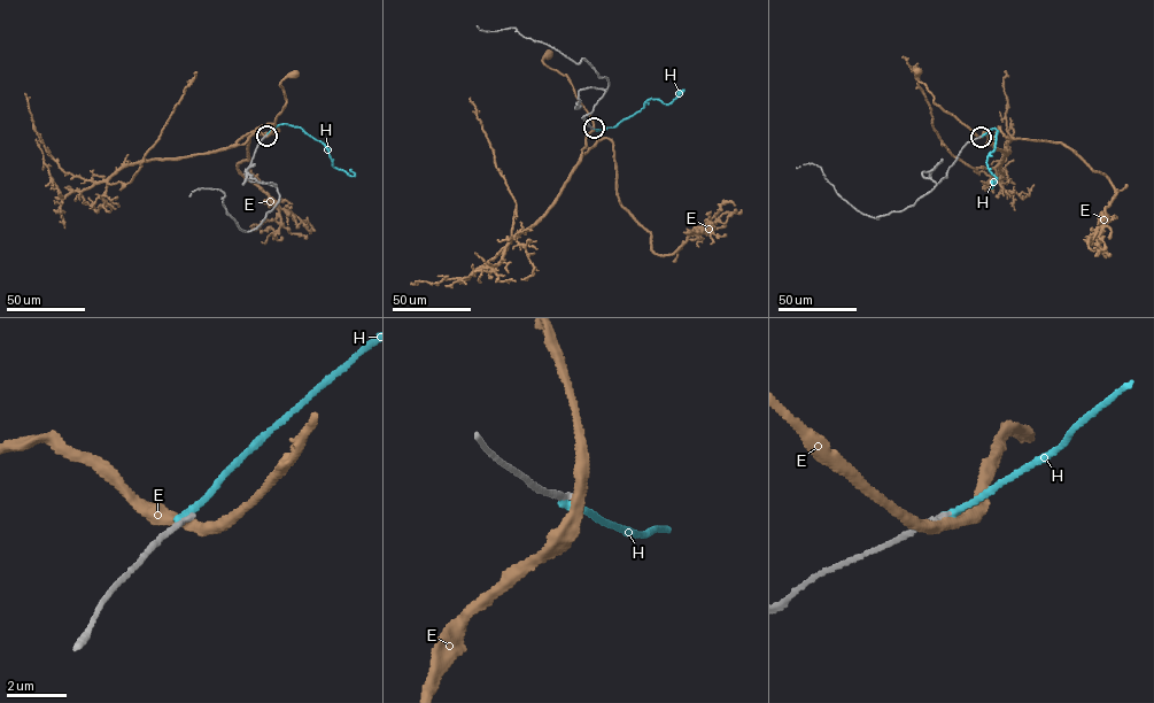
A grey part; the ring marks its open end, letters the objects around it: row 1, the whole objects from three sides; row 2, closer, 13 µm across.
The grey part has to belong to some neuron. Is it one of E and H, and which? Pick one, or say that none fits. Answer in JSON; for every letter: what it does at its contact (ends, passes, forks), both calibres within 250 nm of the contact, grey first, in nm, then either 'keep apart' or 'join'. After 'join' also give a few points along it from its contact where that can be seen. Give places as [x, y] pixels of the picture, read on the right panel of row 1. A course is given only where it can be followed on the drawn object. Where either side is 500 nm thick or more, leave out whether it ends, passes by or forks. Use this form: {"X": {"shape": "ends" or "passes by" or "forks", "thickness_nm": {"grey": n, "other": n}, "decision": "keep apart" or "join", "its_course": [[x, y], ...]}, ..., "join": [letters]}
{"E": {"shape": "passes by", "thickness_nm": {"grey": 180, "other": 400}, "decision": "keep apart"}, "H": {"shape": "ends", "thickness_nm": {"grey": 200, "other": 280}, "decision": "keep apart"}, "join": []}

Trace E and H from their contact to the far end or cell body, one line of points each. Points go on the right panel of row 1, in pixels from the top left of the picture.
E: (980, 137), (935, 103), (932, 94), (916, 77), (918, 71)
H: (981, 137), (994, 128), (998, 131), (994, 148), (986, 161), (997, 178), (992, 187), (992, 180)

